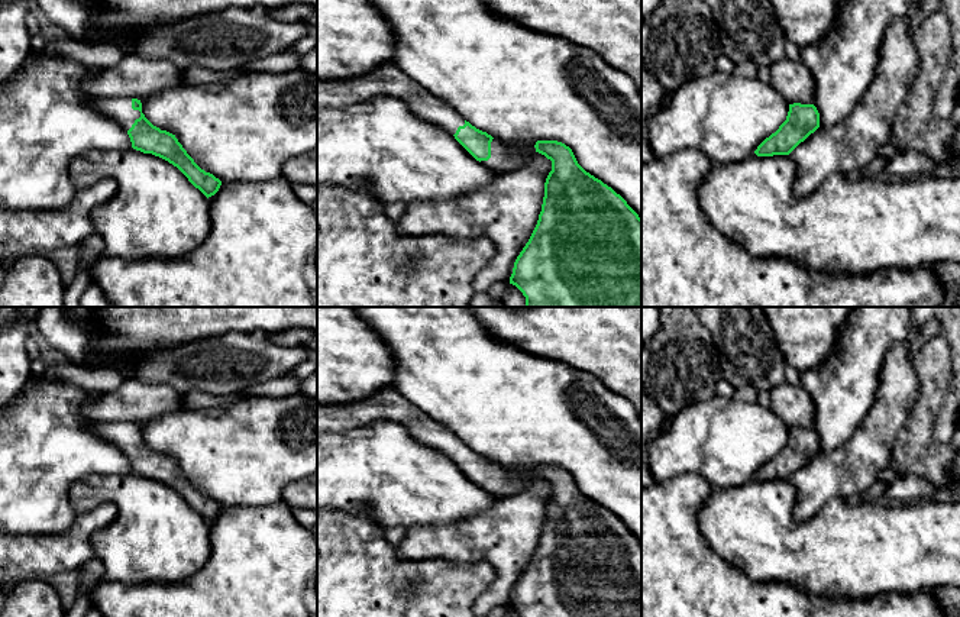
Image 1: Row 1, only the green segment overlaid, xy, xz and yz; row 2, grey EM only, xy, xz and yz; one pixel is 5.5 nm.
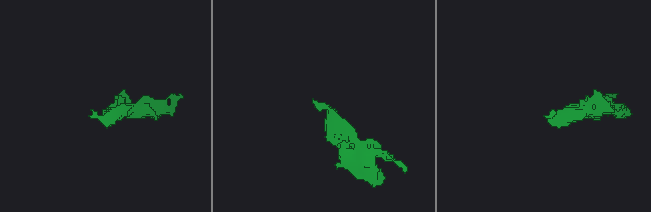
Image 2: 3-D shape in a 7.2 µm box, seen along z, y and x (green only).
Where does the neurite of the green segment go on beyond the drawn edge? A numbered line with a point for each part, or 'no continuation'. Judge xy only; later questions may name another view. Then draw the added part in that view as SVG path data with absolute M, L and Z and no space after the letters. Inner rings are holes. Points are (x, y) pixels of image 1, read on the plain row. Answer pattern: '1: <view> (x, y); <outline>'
1: xy (119, 433); M132 421L94 423L94 433L113 443L126 456L140 442L140 436L132 433Z

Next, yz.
no continuation

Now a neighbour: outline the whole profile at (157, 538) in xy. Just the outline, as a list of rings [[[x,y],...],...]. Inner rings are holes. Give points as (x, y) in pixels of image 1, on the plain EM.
[[[136,474],[88,475],[71,485],[68,500],[75,516],[111,503],[117,517],[94,532],[91,543],[103,563],[101,579],[123,584],[178,584],[194,576],[209,561],[209,523],[168,485]]]

